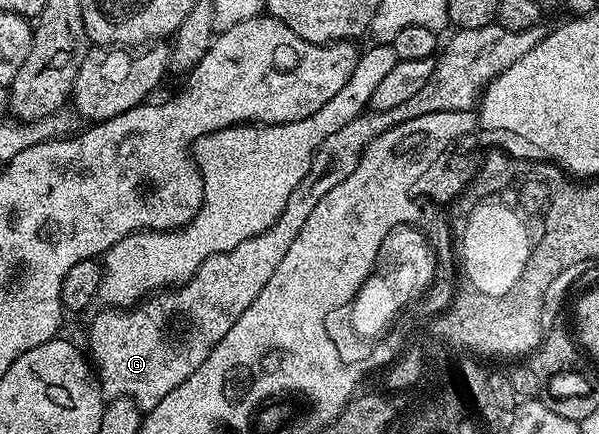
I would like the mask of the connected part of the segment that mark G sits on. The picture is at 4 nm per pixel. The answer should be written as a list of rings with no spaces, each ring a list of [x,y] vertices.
[[[499,24],[456,30],[445,46],[443,43],[434,72],[430,72],[430,80],[426,80],[426,85],[416,95],[410,96],[410,100],[395,108],[369,109],[322,140],[306,176],[302,176],[302,184],[290,192],[290,200],[286,200],[282,216],[278,216],[266,232],[250,240],[242,240],[238,248],[210,256],[190,281],[153,292],[131,309],[101,309],[101,314],[88,330],[87,349],[105,399],[129,398],[140,406],[141,411],[147,412],[153,410],[162,396],[170,396],[170,392],[174,392],[174,388],[178,388],[178,384],[182,384],[182,380],[186,380],[186,376],[194,373],[194,368],[210,356],[218,340],[234,328],[234,320],[254,304],[266,280],[274,276],[274,268],[282,264],[286,248],[290,248],[290,244],[294,244],[294,236],[302,232],[302,224],[306,224],[318,200],[358,168],[358,160],[362,160],[366,148],[375,138],[406,120],[414,120],[430,112],[472,110],[484,87],[506,72],[510,64],[522,60],[522,56],[526,56],[534,44],[541,42],[548,31],[549,27],[544,24],[525,30],[508,30]]]

